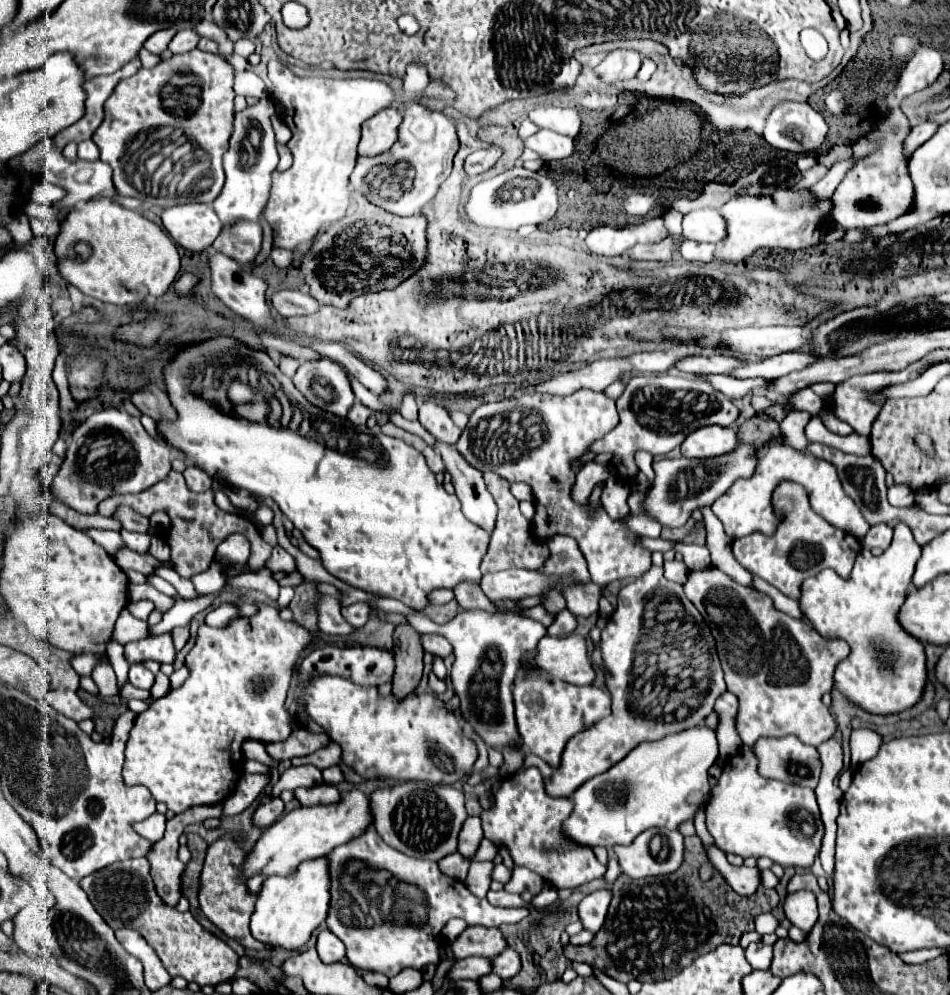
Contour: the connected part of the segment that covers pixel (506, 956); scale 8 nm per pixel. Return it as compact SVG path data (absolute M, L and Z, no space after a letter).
M506 948L500 956L492 958L492 972L498 974L500 978L510 978L518 974L518 970L520 970L520 958L510 948Z

